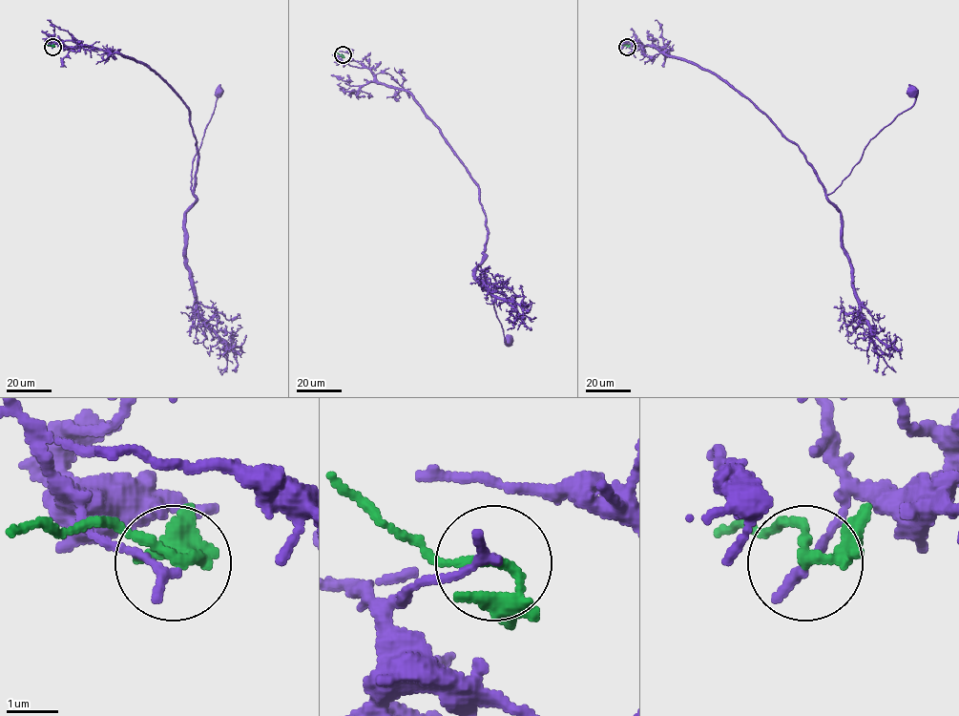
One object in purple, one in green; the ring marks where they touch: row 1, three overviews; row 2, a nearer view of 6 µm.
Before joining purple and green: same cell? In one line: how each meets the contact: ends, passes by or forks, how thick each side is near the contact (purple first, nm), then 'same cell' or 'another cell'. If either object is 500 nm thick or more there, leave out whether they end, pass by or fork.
purple ends there; green passes by; 220 nm thick on the purple side, 180 nm on the other; another cell

